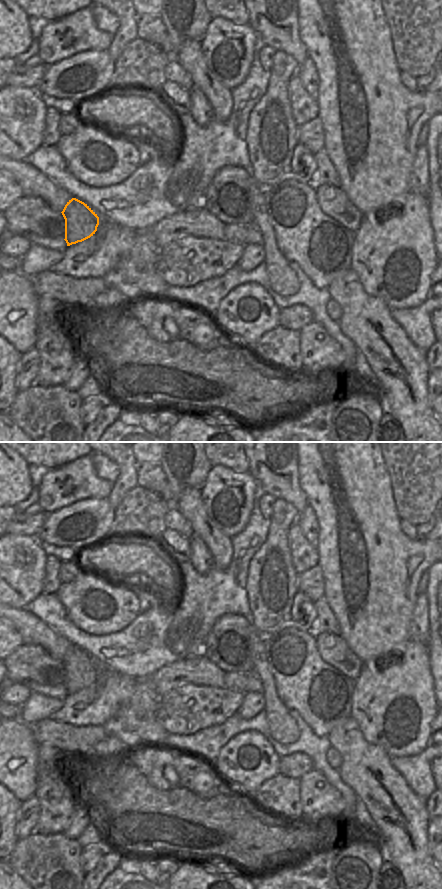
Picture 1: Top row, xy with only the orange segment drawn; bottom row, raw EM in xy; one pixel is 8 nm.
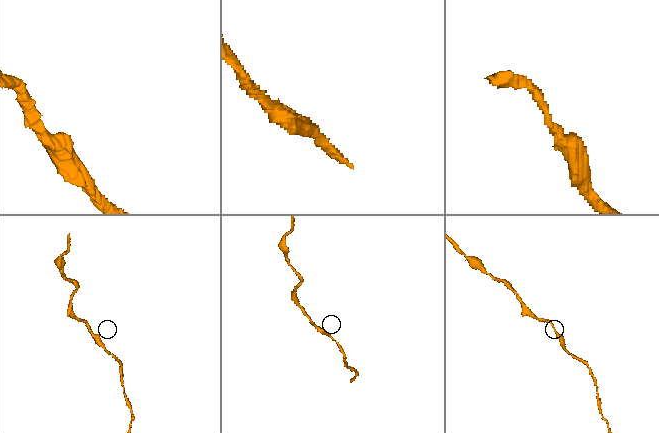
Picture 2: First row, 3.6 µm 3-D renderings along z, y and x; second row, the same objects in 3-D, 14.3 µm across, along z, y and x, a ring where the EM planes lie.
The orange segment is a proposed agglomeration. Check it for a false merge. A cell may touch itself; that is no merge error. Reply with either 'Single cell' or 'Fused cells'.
Single cell

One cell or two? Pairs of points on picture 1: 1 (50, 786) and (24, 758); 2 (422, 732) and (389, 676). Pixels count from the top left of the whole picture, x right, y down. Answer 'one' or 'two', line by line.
1: two
2: one

